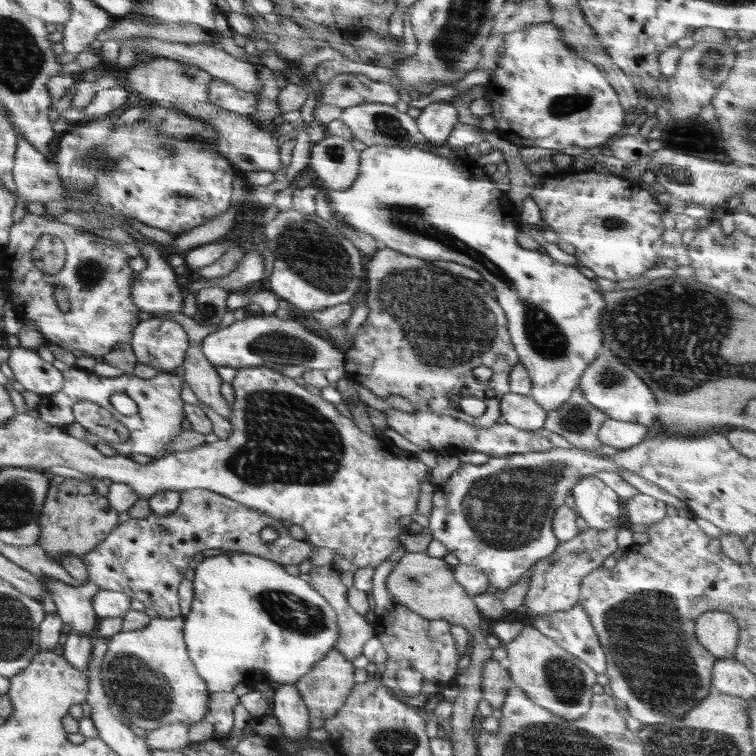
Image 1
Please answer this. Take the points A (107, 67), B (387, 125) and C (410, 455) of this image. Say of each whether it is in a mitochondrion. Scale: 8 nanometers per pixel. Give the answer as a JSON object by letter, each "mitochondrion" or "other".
{"A":"other","B":"mitochondrion","C":"other"}

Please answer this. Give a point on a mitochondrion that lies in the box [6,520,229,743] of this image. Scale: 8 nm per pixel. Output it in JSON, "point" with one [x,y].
{"point":[138,689]}

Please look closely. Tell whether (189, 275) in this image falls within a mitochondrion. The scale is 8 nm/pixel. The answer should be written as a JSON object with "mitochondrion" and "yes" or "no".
{"mitochondrion":"no"}

